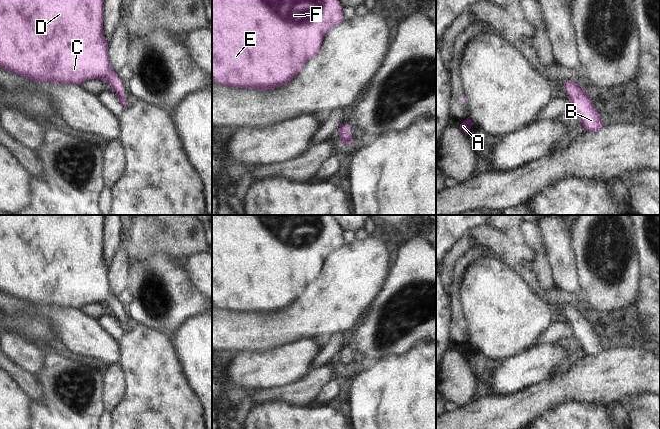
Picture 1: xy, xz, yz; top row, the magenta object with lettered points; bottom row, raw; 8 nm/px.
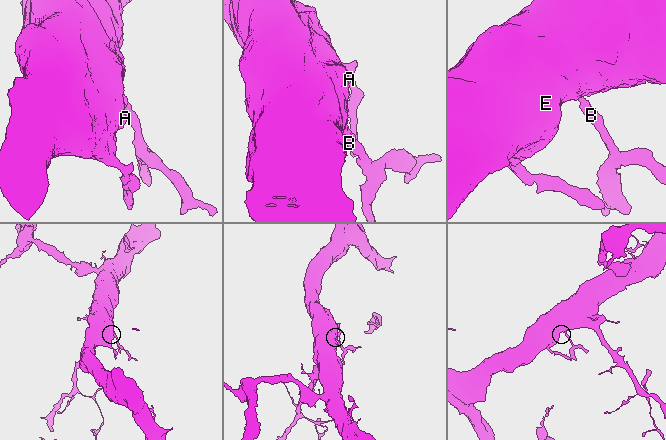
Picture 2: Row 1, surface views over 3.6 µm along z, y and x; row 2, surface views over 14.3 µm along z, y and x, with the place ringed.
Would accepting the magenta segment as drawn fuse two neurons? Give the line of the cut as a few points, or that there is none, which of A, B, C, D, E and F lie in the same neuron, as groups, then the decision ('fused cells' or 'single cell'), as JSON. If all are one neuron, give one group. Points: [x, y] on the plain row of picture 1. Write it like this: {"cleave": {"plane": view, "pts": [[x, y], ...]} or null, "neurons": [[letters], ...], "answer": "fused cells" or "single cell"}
{"cleave": null, "neurons": [["A", "B", "C", "D", "E", "F"]], "answer": "single cell"}

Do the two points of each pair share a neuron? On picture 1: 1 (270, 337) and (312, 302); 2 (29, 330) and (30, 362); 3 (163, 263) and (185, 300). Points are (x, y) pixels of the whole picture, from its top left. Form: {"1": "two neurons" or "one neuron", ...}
{"1": "one neuron", "2": "two neurons", "3": "one neuron"}

